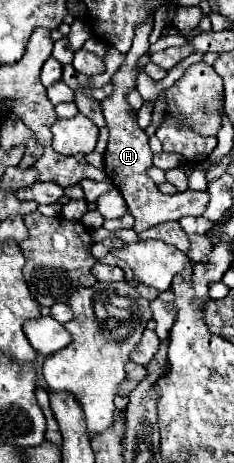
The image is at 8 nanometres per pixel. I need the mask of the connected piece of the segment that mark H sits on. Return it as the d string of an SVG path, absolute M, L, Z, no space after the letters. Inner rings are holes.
M152 17L142 21L142 25L138 25L132 49L128 51L126 61L122 63L122 67L114 73L114 93L102 101L102 111L104 111L104 117L106 117L106 125L110 129L108 149L104 153L104 171L106 171L108 179L114 183L114 187L126 199L128 211L136 219L136 225L134 225L136 233L140 233L144 229L150 229L150 227L154 227L158 223L174 221L174 219L180 219L180 217L186 217L186 215L198 217L198 215L204 213L204 209L208 205L208 193L206 191L190 191L188 189L184 193L164 195L164 193L158 191L156 183L146 175L146 169L152 165L152 151L150 151L150 145L148 145L148 135L138 127L136 113L130 107L130 103L126 101L126 95L132 89L136 89L136 77L138 77L136 61L150 47L148 37L152 33L152 27L154 27L154 19Z

